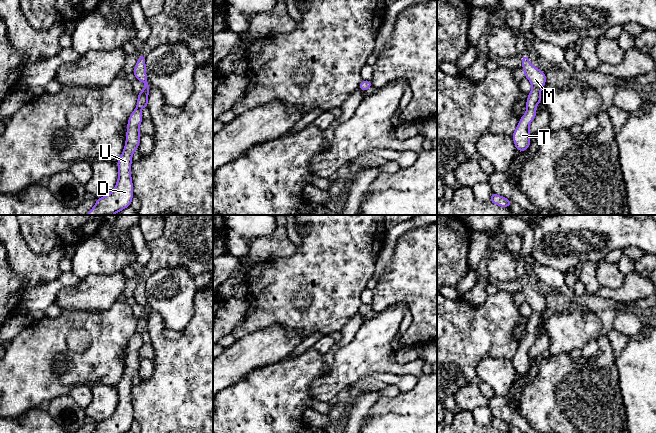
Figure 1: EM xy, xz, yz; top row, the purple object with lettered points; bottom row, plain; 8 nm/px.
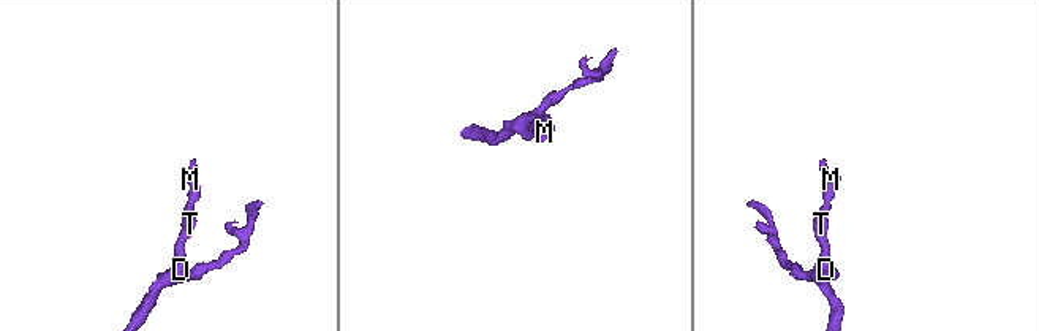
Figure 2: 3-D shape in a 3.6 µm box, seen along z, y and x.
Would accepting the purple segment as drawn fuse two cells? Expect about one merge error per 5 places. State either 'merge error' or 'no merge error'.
no merge error

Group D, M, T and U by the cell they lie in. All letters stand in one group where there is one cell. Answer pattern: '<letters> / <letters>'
D M T U

